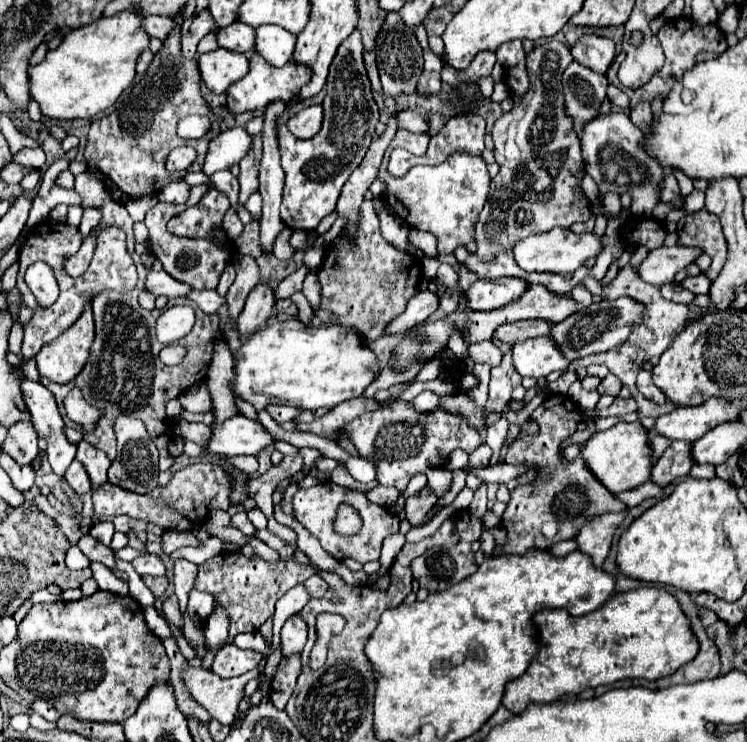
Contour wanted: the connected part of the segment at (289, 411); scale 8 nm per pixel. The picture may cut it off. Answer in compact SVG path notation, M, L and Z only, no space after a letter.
M267 405L265 407L267 413L277 421L277 423L287 423L293 421L297 417L297 409L295 407L287 407L287 405Z

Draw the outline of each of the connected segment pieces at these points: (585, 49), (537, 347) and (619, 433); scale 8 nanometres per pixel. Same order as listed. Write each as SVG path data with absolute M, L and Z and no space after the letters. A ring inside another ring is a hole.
M587 35L571 47L571 53L573 53L573 59L577 63L581 63L583 67L589 67L589 69L605 75L611 61L615 59L615 43L613 43L613 39Z
M535 337L533 341L515 343L513 345L513 363L515 363L515 369L519 371L519 375L535 377L535 379L547 377L553 371L567 371L571 365L571 361L563 355L559 345L555 345L555 341L549 337Z
M641 421L617 423L607 431L595 433L583 445L581 457L587 459L587 465L595 473L595 477L599 477L599 481L603 481L603 485L615 495L651 481L653 449L649 447L649 435L647 435L647 429L641 425Z

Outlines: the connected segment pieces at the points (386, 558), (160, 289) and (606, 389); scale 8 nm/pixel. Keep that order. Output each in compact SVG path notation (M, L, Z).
M397 533L387 537L387 541L383 541L383 549L381 549L381 569L389 569L389 565L395 561L397 553L401 551L401 547L405 545L405 535Z
M149 271L147 273L147 281L145 281L145 289L149 289L155 297L165 295L169 299L173 297L187 297L191 289L191 285L175 281L171 275L163 273L163 271Z
M609 373L609 375L599 383L599 387L597 387L597 391L599 391L601 395L613 395L613 397L617 397L619 389L621 389L621 381L619 381L615 375L611 375L611 373Z

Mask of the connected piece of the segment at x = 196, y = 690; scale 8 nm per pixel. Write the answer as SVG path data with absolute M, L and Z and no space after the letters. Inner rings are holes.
M191 667L185 671L183 677L193 699L199 705L203 705L211 713L211 717L217 719L221 725L231 725L237 715L239 701L243 699L247 681L255 679L257 675L259 671L253 669L239 677L221 679L211 671L205 671L201 667Z

